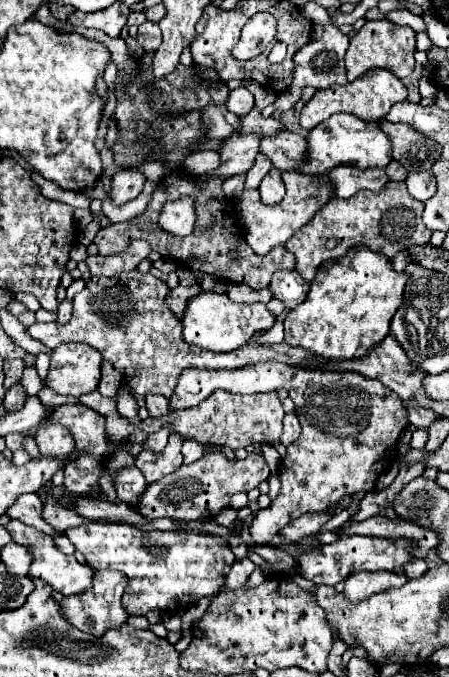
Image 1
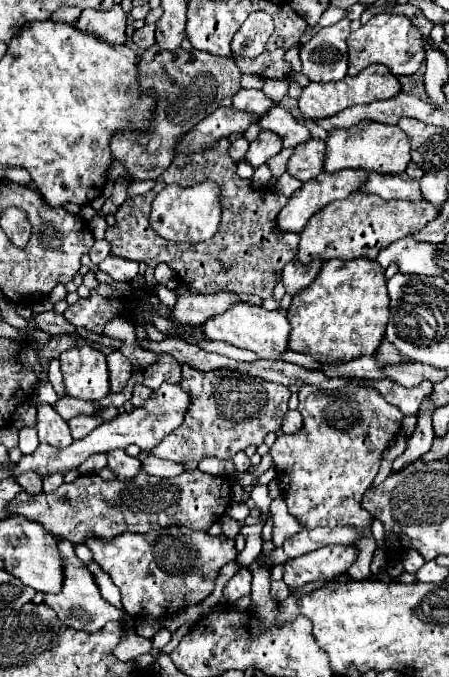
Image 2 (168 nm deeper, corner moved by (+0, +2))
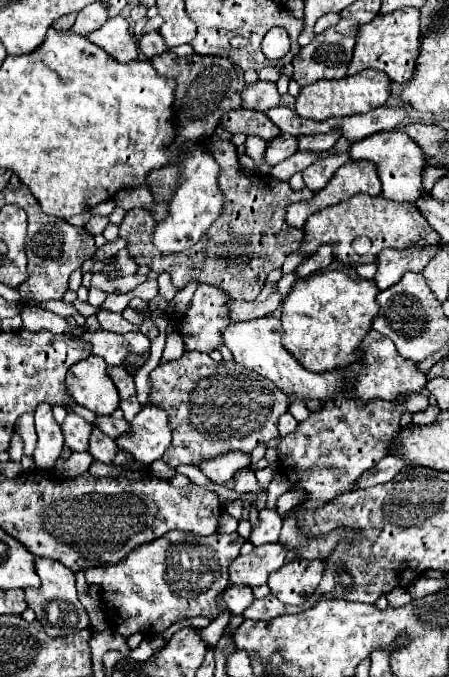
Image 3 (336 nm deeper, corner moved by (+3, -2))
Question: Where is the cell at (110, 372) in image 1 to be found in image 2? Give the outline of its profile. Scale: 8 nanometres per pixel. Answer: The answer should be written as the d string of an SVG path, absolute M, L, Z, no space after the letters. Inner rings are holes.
M113 351L107 355L109 375L111 375L111 393L121 393L133 375L133 365L121 351Z

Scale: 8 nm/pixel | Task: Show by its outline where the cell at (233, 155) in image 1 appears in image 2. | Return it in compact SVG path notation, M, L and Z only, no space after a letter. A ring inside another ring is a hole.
M261 131L259 139L255 139L247 151L247 155L243 157L245 161L249 161L255 169L263 163L267 163L273 155L277 155L283 149L283 139L279 135L275 135L273 131Z

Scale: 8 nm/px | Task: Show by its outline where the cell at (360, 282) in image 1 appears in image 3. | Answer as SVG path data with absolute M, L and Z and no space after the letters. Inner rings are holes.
M348 267L348 273L332 269L298 279L282 303L282 345L300 365L314 373L356 363L362 357L362 339L372 329L372 319L378 311L376 295L374 279L360 277L354 267Z

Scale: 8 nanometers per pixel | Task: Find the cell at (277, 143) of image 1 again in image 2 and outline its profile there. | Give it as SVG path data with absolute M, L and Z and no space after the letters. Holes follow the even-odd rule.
M311 139L311 143L303 143L303 147L295 147L287 171L305 183L315 179L323 171L323 163L325 163L325 141Z

